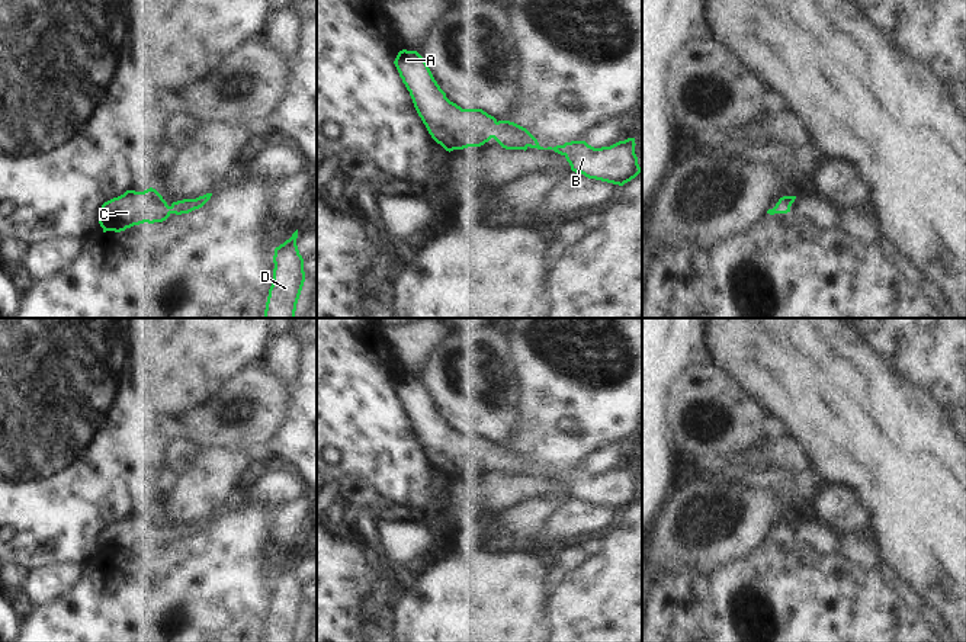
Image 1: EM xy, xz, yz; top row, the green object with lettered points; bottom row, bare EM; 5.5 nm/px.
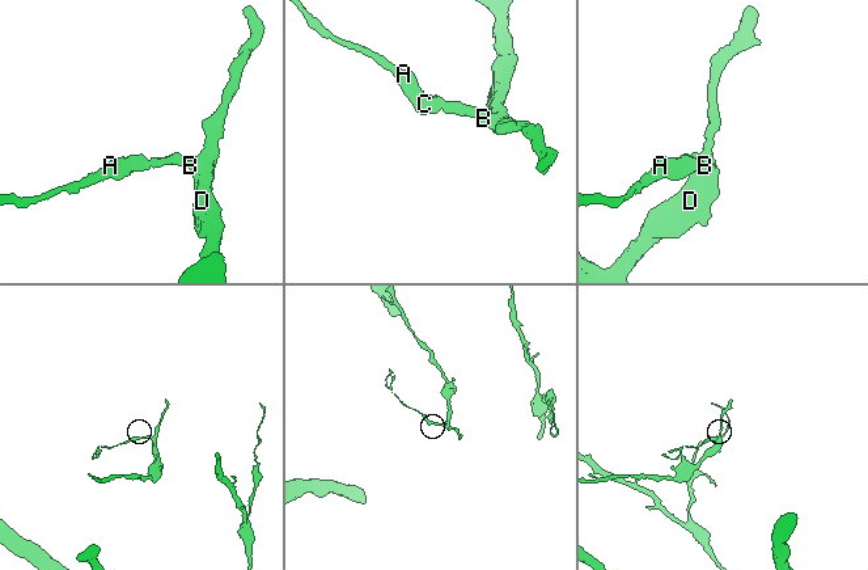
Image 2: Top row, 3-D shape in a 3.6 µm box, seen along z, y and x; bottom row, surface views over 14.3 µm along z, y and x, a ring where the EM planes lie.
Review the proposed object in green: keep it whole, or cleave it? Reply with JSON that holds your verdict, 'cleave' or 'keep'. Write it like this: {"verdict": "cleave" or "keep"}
{"verdict": "keep"}

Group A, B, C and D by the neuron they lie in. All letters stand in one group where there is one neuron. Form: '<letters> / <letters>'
A B C D

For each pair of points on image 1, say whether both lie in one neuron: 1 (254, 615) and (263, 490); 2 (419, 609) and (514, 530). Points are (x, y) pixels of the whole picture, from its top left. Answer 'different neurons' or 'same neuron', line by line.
1: different neurons
2: different neurons

